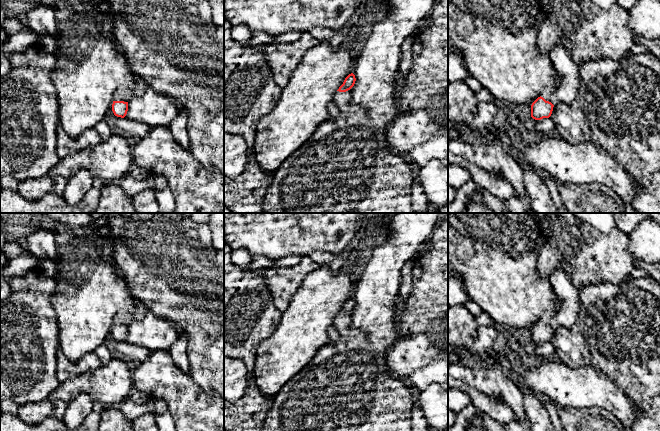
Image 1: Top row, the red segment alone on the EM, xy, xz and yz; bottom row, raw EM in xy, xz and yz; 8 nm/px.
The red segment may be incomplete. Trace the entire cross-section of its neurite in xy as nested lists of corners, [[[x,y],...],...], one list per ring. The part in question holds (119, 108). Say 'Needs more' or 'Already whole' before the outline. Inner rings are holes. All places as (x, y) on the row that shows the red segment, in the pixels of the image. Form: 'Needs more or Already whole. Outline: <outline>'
Needs more. Outline: [[[136,77],[136,84],[133,89],[119,89],[114,93],[112,111],[115,116],[124,118],[128,111],[128,101],[133,96],[142,96],[148,85],[139,77]]]

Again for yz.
Needs more. Outline: [[[553,47],[549,57],[559,82],[555,89],[544,90],[532,103],[531,117],[535,120],[549,118],[556,104],[572,104],[577,97],[580,65],[572,59],[570,51],[563,47]]]

